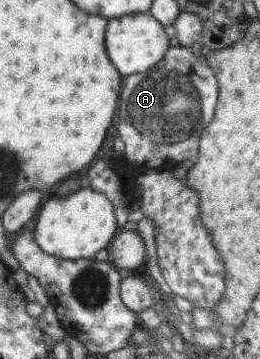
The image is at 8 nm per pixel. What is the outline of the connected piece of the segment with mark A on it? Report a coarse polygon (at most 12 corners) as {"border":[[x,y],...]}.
{"border":[[180,46],[124,77],[117,136],[148,171],[196,160],[218,81]]}

